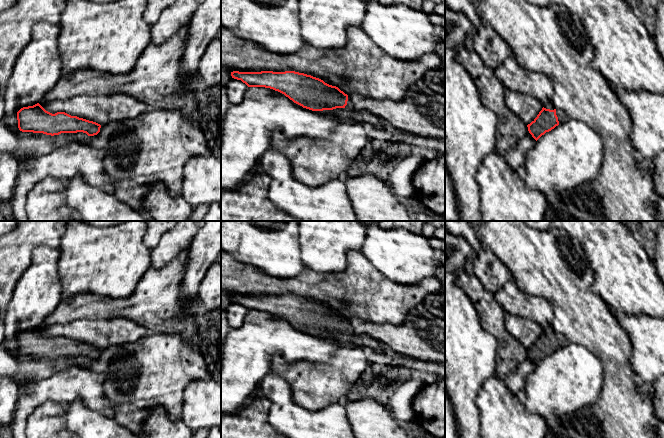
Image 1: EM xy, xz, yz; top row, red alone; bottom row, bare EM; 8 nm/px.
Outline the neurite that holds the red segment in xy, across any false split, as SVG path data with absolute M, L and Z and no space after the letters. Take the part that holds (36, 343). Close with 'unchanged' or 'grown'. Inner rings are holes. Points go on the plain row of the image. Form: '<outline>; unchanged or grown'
M39 327L23 331L17 336L18 352L22 356L59 359L61 357L83 356L88 360L97 359L101 349L65 336L52 338Z; unchanged

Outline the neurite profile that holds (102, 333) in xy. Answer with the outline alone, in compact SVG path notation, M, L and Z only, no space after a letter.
M126 318L79 319L65 325L42 324L39 328L52 338L65 336L100 349L133 343L149 334L147 328Z

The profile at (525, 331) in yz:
M509 313L505 315L505 325L508 333L526 349L534 345L543 332L538 323Z

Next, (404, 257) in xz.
M378 224L365 225L366 237L360 252L389 280L405 285L417 285L426 277L434 276L440 265L439 254L431 246L429 239L422 234L410 232L404 228L383 229Z

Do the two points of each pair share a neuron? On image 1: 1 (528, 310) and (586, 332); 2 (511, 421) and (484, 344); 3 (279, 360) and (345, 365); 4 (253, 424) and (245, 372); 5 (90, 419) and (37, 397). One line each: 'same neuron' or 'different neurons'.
1: different neurons
2: different neurons
3: same neuron
4: different neurons
5: different neurons

